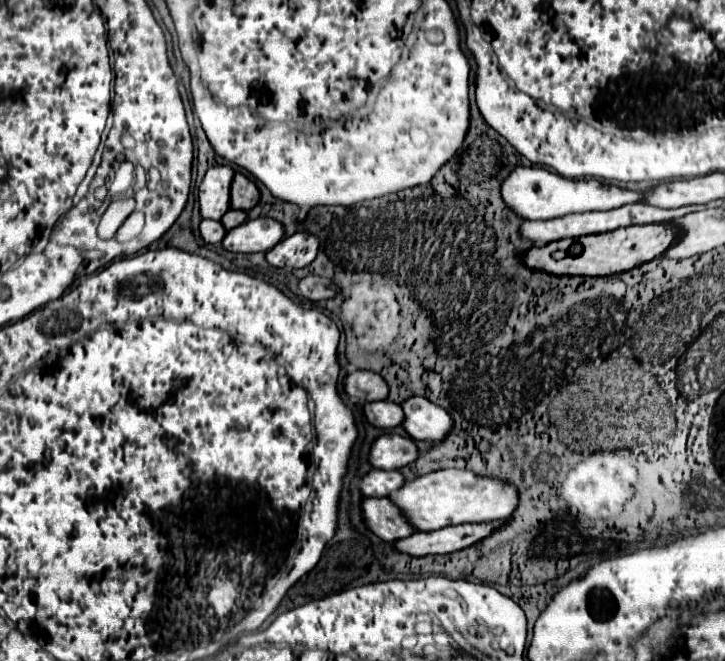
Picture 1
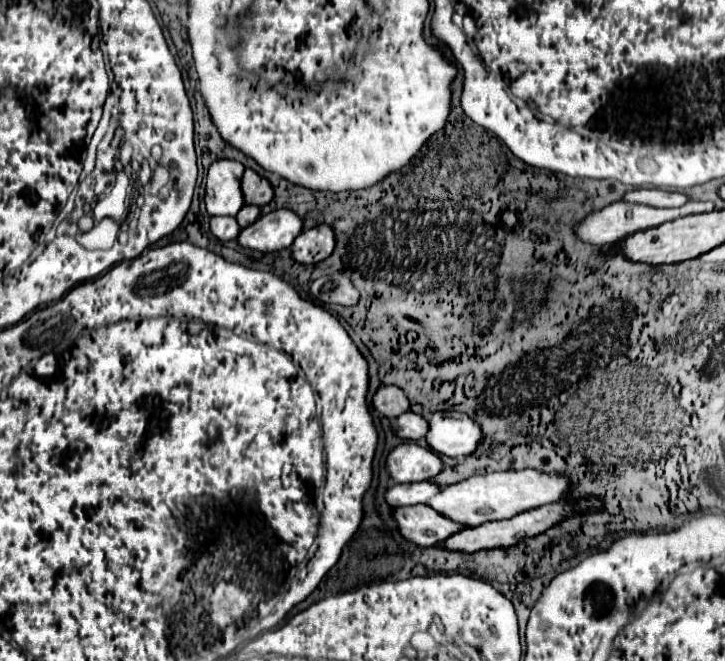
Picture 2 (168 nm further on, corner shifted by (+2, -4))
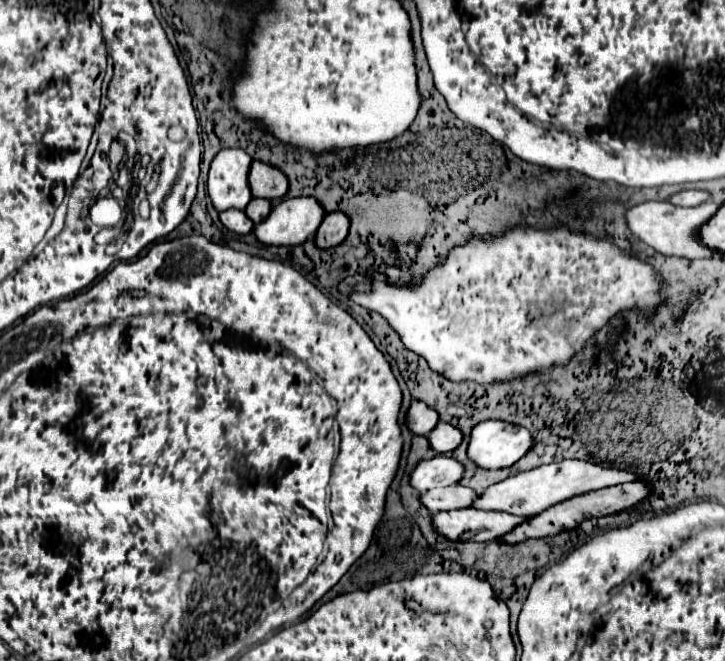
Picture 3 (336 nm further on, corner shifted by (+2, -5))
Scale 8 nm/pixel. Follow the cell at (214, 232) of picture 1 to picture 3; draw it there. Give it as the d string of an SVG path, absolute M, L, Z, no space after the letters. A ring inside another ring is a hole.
M231 208L231 210L221 212L219 218L221 218L221 222L223 222L229 230L233 230L233 232L237 232L237 234L249 234L249 232L255 228L255 224L247 218L247 214L245 214L243 210Z

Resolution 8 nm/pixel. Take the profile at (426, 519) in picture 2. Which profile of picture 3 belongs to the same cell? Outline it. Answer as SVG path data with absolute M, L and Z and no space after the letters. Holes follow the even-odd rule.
M449 510L433 514L435 528L449 540L461 542L493 542L503 534L511 532L517 524L527 522L527 518L519 518L507 512L497 510Z

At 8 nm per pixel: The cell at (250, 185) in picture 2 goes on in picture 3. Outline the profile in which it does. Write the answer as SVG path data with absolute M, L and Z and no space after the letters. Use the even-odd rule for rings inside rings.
M253 162L249 172L249 184L253 196L259 198L281 198L287 194L287 176L275 166L267 166L265 162Z

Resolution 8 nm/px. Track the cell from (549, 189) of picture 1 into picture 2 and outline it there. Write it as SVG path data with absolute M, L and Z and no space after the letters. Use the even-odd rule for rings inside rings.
M635 189L625 193L621 201L639 201L641 205L651 205L651 207L681 207L689 199L683 193L673 193L663 189Z

